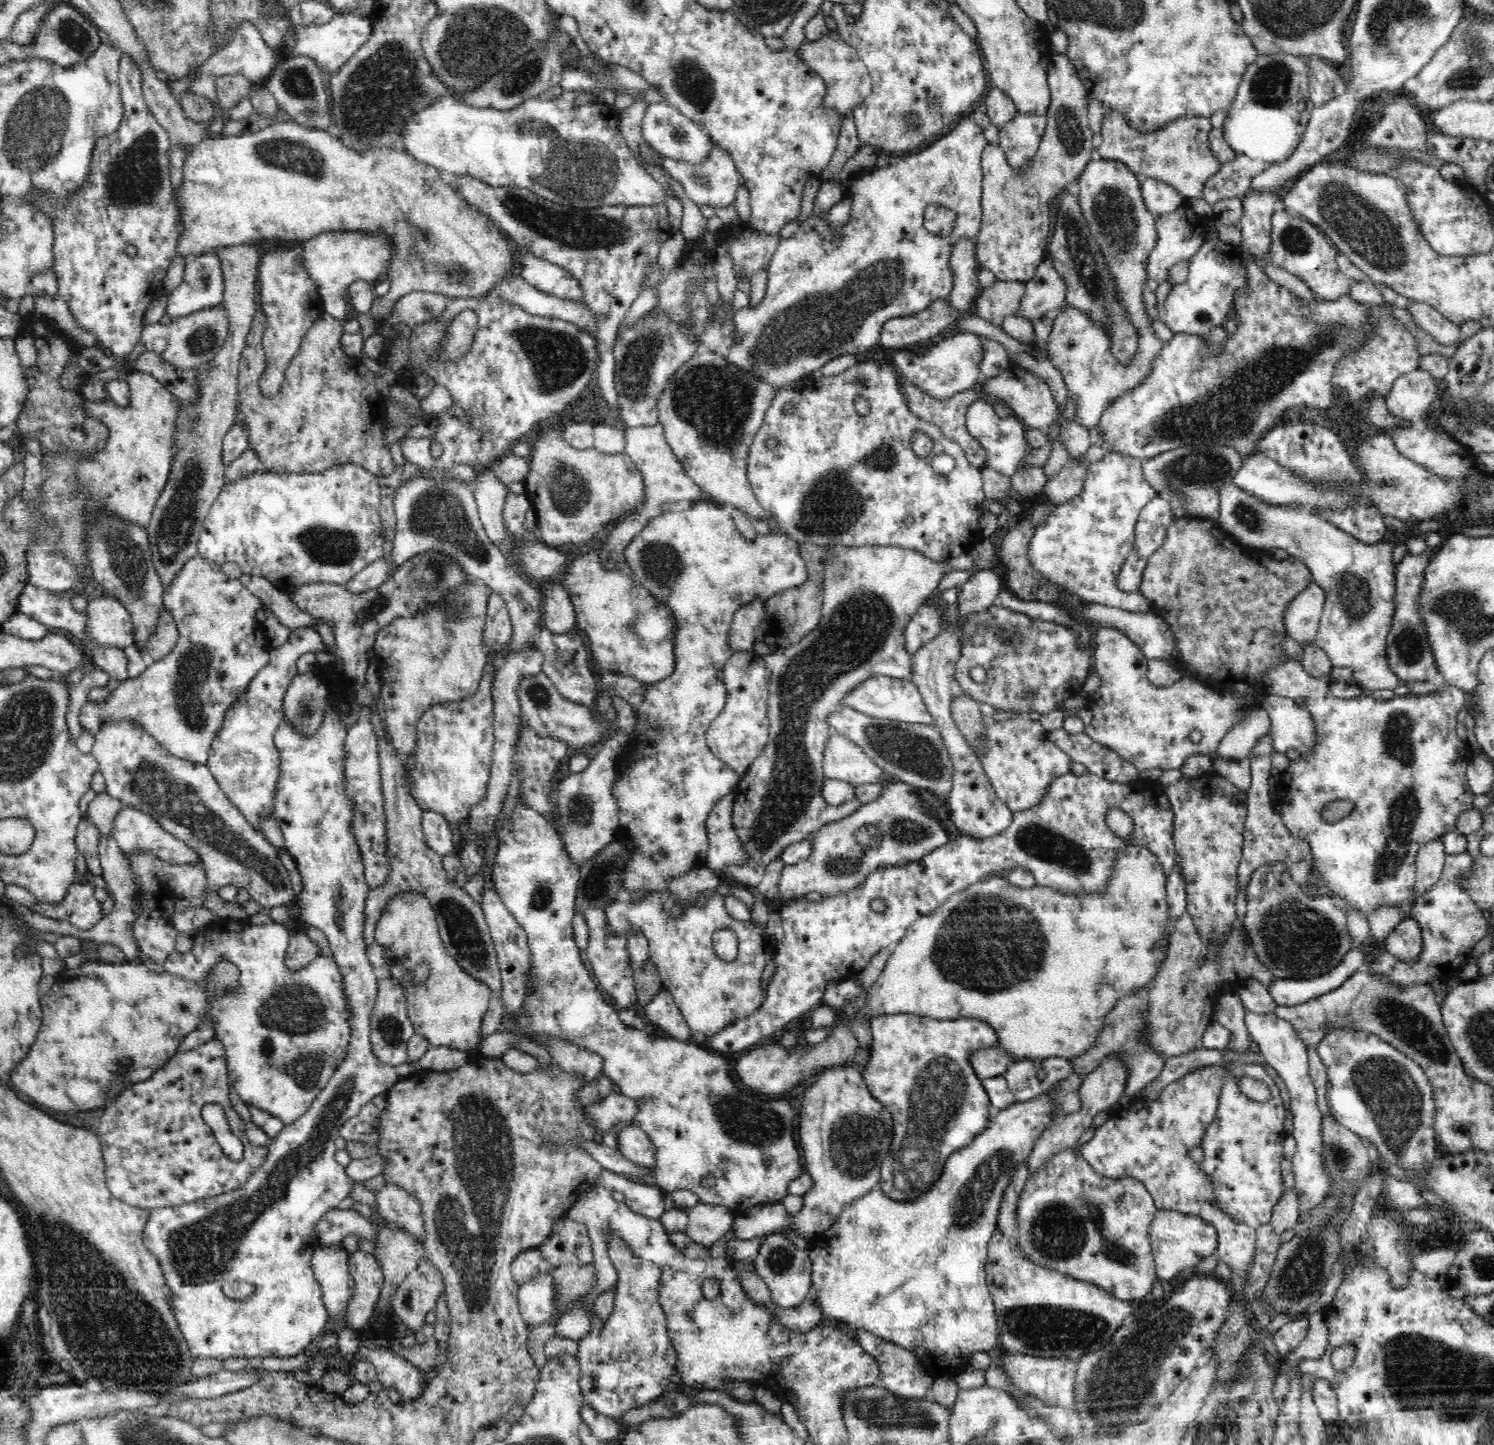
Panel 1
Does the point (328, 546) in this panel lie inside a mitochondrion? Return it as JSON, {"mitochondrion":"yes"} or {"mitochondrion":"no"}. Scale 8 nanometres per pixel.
{"mitochondrion":"yes"}

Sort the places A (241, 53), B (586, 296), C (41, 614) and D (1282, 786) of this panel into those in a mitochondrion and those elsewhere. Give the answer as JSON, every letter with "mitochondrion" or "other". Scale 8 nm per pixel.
{"A":"other","B":"other","C":"other","D":"other"}

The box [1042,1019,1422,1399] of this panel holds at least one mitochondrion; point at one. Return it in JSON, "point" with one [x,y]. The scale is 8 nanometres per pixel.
{"point":[1302,1272]}

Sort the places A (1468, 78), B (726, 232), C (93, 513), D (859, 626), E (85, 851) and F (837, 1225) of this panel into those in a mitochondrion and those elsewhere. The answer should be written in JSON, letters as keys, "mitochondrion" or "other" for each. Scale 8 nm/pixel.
{"A":"mitochondrion","B":"other","C":"mitochondrion","D":"mitochondrion","E":"other","F":"other"}

